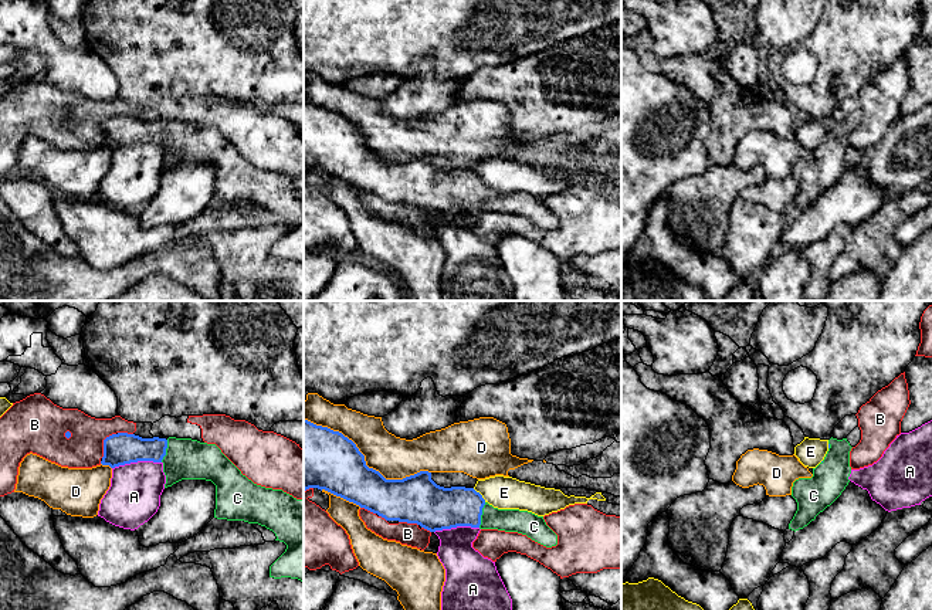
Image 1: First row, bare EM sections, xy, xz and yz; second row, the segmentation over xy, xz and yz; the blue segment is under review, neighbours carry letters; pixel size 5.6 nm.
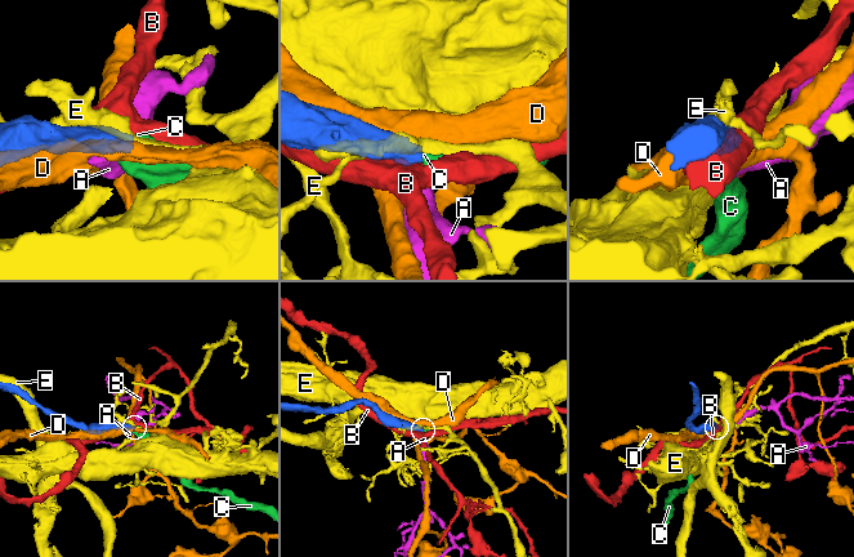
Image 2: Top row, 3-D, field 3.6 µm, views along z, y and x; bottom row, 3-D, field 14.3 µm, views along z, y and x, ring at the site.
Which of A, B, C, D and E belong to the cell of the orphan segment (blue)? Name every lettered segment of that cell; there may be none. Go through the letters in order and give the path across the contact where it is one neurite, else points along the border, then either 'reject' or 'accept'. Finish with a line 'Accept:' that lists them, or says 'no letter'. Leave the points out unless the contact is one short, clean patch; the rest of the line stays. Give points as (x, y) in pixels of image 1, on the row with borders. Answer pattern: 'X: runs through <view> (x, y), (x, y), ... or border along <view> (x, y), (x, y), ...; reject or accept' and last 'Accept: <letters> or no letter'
A: border along xy (161, 461), (131, 461), (112, 468); reject
B: reject
C: runs through xz (439, 508), (468, 508), (481, 514), (490, 518), (524, 522); accept
D: reject
E: reject
Accept: C

